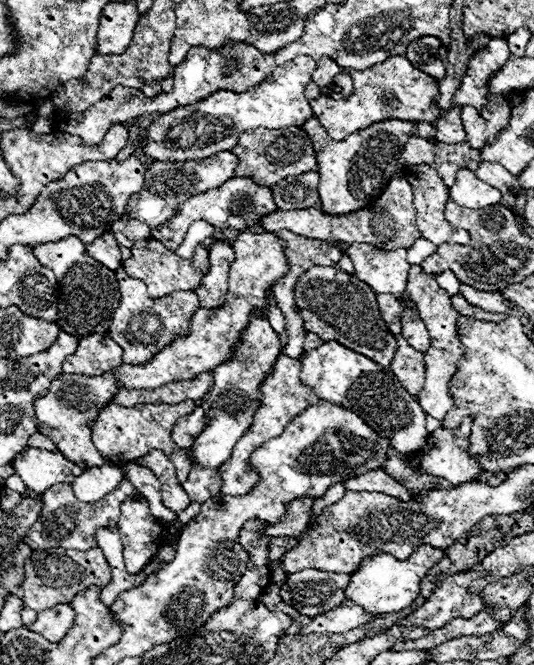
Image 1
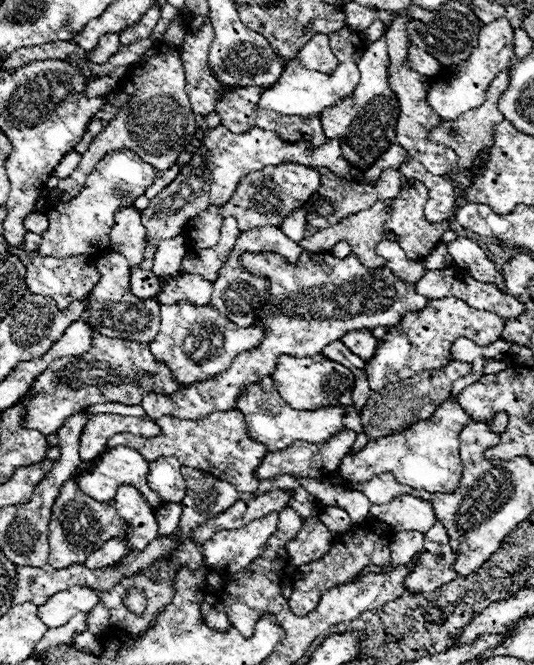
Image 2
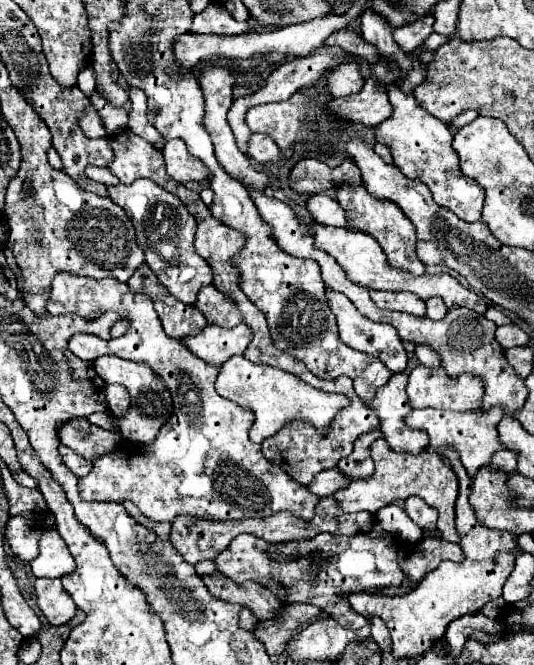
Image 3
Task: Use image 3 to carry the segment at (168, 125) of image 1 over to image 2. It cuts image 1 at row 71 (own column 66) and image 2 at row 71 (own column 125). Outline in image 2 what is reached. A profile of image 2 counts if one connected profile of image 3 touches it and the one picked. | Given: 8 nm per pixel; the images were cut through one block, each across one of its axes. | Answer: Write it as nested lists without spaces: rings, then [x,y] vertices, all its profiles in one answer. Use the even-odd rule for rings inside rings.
[[[498,18],[490,24],[484,24],[480,28],[478,46],[472,50],[472,54],[462,64],[448,66],[434,76],[428,90],[428,104],[438,112],[442,120],[456,120],[460,114],[478,108],[486,100],[488,84],[496,78],[498,72],[508,68],[510,56],[514,56],[512,38],[514,38],[514,28],[506,18]],[[344,26],[342,30],[330,34],[330,48],[338,58],[336,72],[322,74],[316,70],[308,70],[296,60],[292,60],[292,64],[284,68],[278,82],[260,96],[260,108],[274,110],[286,116],[320,116],[326,108],[334,106],[338,100],[348,98],[358,84],[358,60],[366,50],[364,38],[360,32],[354,32],[352,28]]]

